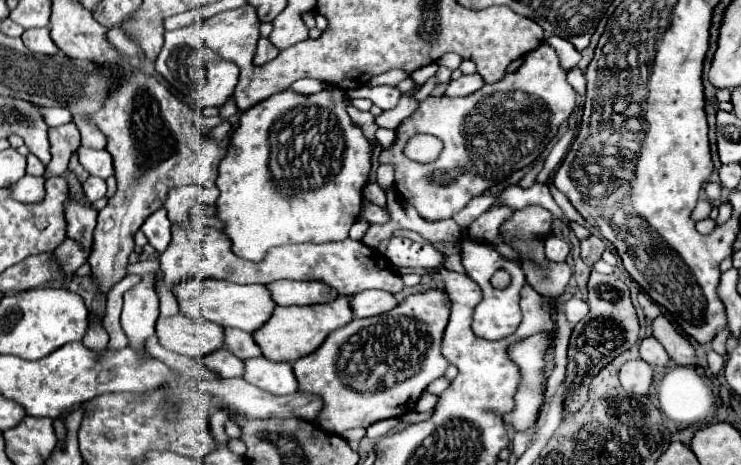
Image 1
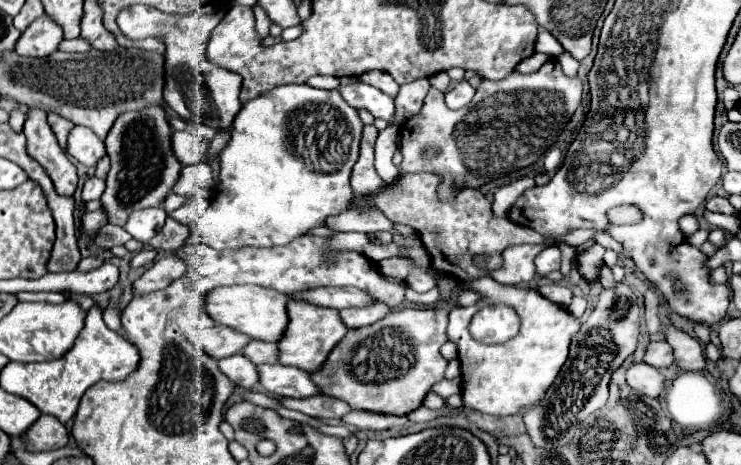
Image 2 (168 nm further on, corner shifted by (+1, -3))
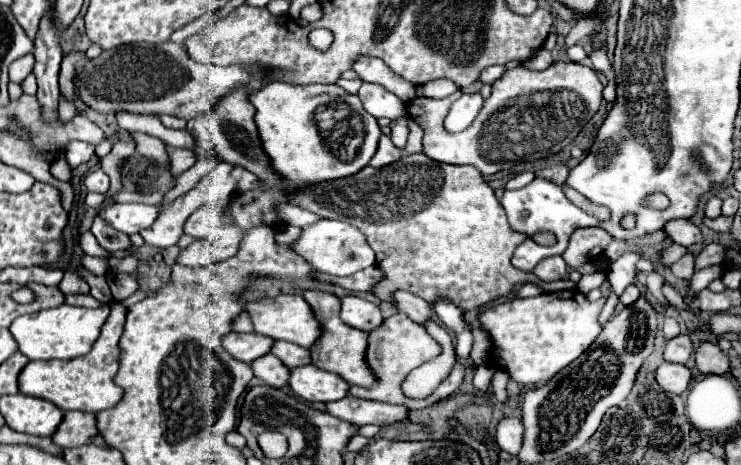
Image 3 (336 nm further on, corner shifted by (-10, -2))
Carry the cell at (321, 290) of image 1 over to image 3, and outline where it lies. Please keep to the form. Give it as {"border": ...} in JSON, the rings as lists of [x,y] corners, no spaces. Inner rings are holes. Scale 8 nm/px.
{"border":[[[396,291],[394,301],[396,301],[398,311],[410,315],[410,319],[414,319],[420,325],[426,325],[432,319],[430,305],[424,299],[420,299],[420,297],[416,297],[416,295],[408,293],[408,291]]]}

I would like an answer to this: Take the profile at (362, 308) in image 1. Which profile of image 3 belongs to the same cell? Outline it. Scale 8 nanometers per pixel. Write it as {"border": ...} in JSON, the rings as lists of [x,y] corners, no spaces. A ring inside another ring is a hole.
{"border":[[[344,295],[342,297],[340,317],[346,325],[356,327],[360,331],[368,331],[368,333],[374,331],[376,327],[380,327],[380,323],[384,321],[378,305],[366,301],[362,297],[356,297],[356,295]]]}

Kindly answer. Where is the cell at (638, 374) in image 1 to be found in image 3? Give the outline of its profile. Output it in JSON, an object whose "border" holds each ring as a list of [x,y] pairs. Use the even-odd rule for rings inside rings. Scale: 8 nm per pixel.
{"border":[[[662,363],[656,371],[656,381],[664,387],[664,391],[682,395],[692,383],[692,371],[686,365]]]}

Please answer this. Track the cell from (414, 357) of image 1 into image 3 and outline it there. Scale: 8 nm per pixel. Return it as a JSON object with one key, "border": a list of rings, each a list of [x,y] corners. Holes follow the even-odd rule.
{"border":[[[404,313],[392,315],[392,317],[384,319],[384,323],[382,323],[376,331],[372,331],[372,333],[370,333],[370,339],[368,339],[368,363],[370,363],[372,371],[376,373],[378,383],[376,383],[374,387],[370,387],[370,389],[350,389],[350,393],[352,393],[354,397],[376,399],[376,401],[386,401],[386,403],[400,403],[400,405],[406,405],[408,409],[422,409],[422,407],[428,407],[428,405],[436,403],[438,399],[444,399],[444,397],[448,397],[450,393],[458,391],[458,387],[460,387],[460,383],[462,383],[462,379],[464,379],[464,365],[462,365],[462,371],[450,371],[448,377],[444,379],[444,383],[440,383],[428,399],[406,399],[406,395],[402,393],[402,381],[406,379],[406,375],[408,375],[414,367],[418,367],[418,365],[422,365],[422,363],[426,363],[426,361],[438,357],[440,353],[442,353],[442,347],[426,333],[426,329],[424,329],[422,325],[414,323],[414,321],[412,321],[408,315],[404,315]]]}

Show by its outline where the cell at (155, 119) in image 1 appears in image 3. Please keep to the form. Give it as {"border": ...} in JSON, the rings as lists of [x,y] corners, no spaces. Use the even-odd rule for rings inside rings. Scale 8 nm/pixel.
{"border":[[[132,133],[136,139],[136,151],[156,163],[168,163],[168,153],[164,149],[164,143],[156,137],[150,137],[146,133]]]}

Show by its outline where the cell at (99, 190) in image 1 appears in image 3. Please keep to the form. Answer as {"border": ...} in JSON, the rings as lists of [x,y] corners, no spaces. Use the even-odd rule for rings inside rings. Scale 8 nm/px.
{"border":[[[92,169],[84,177],[84,185],[86,185],[88,191],[96,191],[96,193],[102,193],[104,195],[104,193],[108,193],[110,181],[108,181],[108,175],[102,169]]]}

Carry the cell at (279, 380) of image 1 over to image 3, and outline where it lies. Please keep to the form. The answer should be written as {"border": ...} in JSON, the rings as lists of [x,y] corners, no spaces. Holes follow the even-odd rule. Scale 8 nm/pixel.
{"border":[[[304,365],[292,369],[290,389],[294,395],[298,395],[308,403],[314,401],[330,403],[330,401],[344,399],[350,391],[350,385],[336,373],[322,371],[314,365]]]}

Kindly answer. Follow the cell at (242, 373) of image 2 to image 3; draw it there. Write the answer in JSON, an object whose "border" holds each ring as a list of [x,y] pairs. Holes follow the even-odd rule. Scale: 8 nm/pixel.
{"border":[[[270,353],[264,355],[262,359],[256,359],[256,361],[252,363],[252,369],[254,369],[254,375],[256,375],[262,383],[266,383],[266,385],[270,385],[270,387],[282,389],[282,387],[288,385],[290,369],[288,369],[278,357],[274,357],[274,355],[270,355]]]}

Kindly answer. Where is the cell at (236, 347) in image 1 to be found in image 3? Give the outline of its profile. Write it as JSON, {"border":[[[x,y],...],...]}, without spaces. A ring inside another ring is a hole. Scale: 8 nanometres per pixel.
{"border":[[[276,341],[272,347],[272,355],[280,357],[282,363],[286,363],[286,367],[290,367],[290,369],[310,363],[310,357],[308,357],[310,351],[300,345],[288,343],[288,341]]]}

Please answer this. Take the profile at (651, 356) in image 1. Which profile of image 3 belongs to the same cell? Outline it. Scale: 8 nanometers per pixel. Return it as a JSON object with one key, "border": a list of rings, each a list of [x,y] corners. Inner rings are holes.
{"border":[[[678,335],[666,343],[664,359],[670,363],[688,363],[694,353],[694,343],[690,335]]]}

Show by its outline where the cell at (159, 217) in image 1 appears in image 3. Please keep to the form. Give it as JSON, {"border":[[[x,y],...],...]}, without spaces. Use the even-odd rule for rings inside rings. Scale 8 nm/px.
{"border":[[[112,203],[96,211],[96,215],[100,215],[116,231],[140,233],[156,221],[158,207],[144,203]]]}

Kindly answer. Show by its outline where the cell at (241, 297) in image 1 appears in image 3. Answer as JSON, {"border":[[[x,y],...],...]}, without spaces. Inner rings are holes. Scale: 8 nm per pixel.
{"border":[[[278,295],[278,297],[258,299],[258,301],[248,303],[246,311],[252,317],[256,333],[272,337],[272,339],[284,339],[284,341],[290,341],[290,343],[296,343],[300,347],[310,349],[322,335],[320,323],[314,317],[312,307],[304,301],[302,295]]]}

